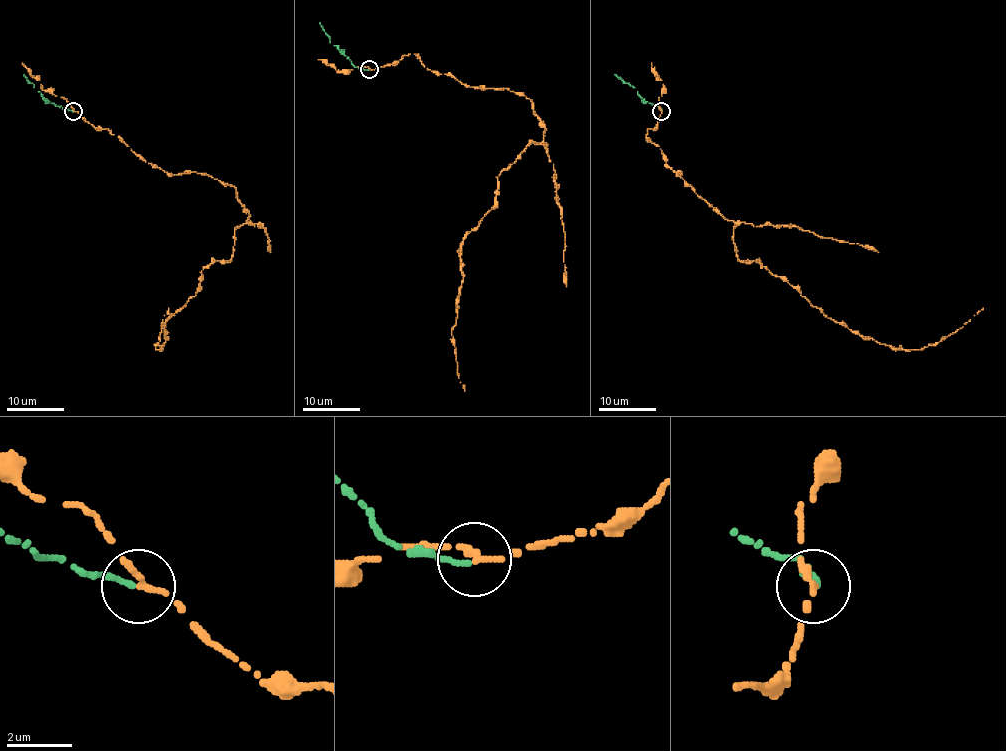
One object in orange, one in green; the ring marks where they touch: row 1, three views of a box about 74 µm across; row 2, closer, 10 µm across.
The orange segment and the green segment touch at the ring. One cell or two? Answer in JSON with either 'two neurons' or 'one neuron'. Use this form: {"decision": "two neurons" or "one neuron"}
{"decision": "two neurons"}

